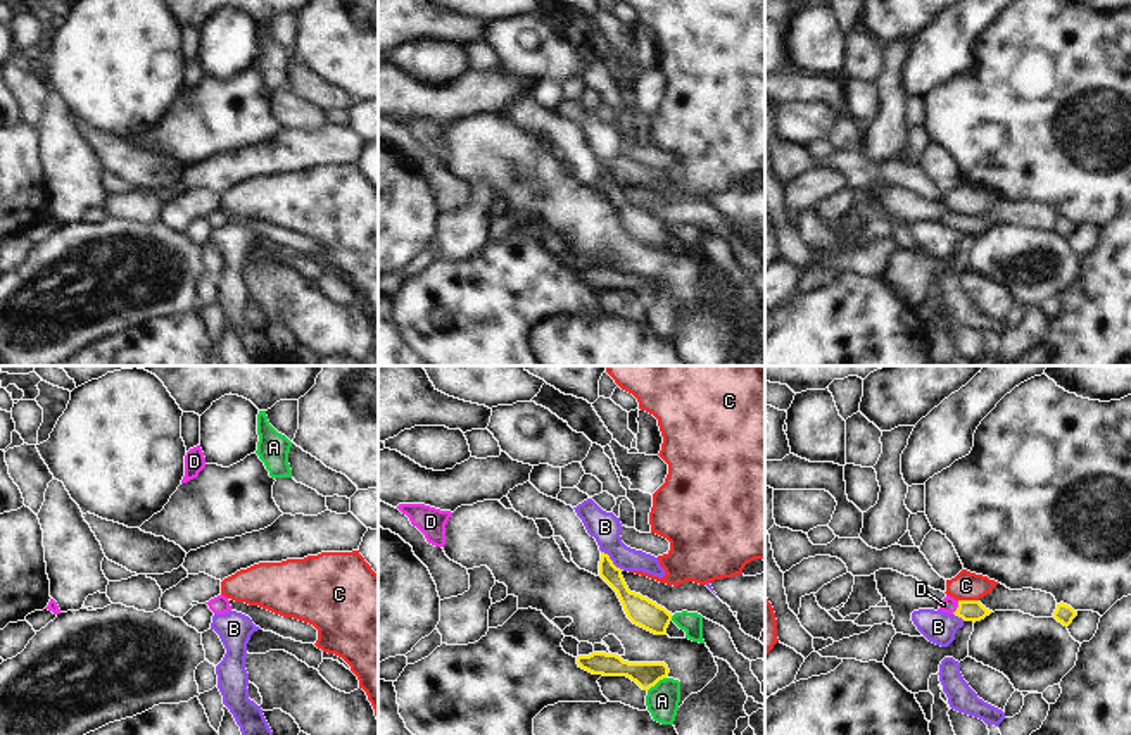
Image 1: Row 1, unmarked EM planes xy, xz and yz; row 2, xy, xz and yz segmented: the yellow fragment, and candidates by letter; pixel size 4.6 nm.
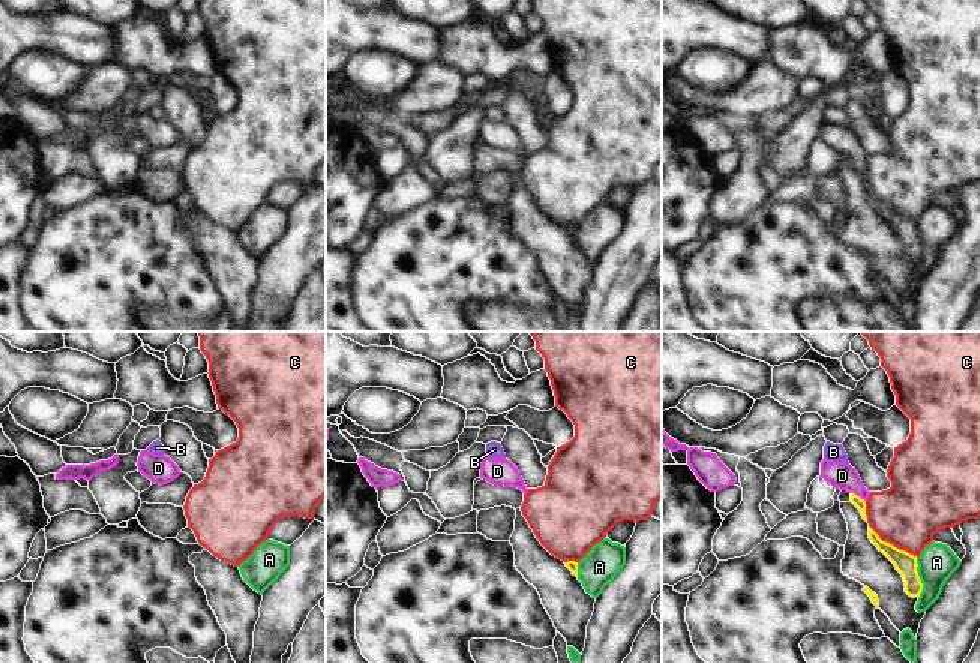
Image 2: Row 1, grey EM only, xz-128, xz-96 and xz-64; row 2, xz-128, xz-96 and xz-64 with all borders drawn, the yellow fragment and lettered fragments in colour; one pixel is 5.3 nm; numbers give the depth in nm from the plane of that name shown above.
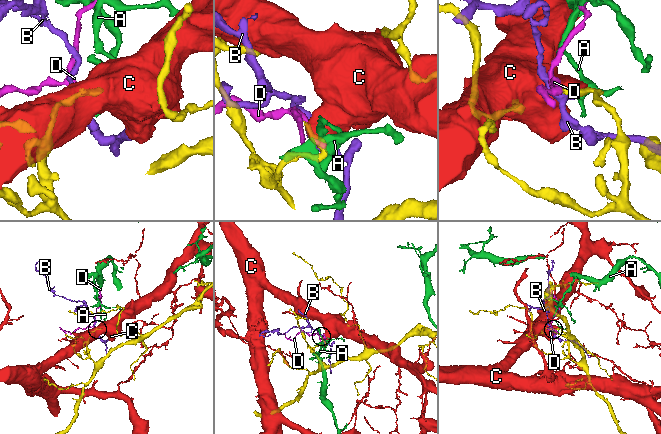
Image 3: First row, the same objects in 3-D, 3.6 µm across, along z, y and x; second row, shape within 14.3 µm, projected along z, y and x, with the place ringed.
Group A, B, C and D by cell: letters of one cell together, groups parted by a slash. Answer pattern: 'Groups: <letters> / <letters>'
Groups: A / B / C / D

